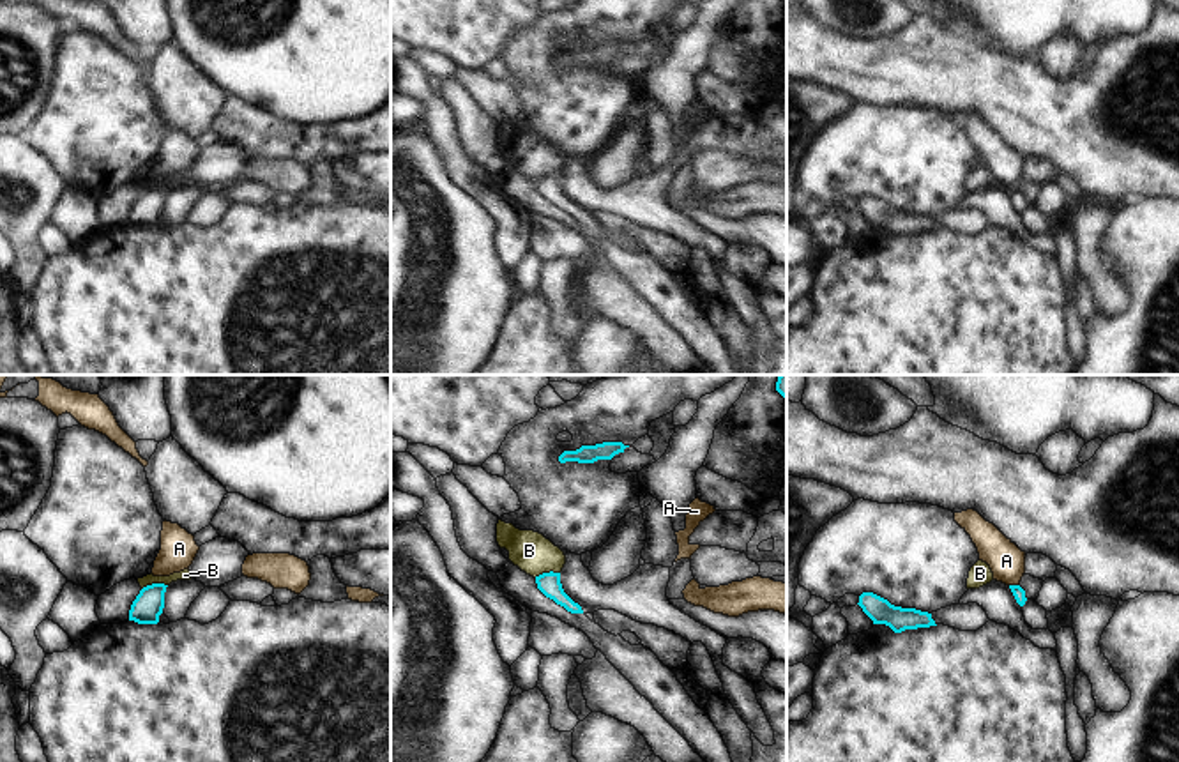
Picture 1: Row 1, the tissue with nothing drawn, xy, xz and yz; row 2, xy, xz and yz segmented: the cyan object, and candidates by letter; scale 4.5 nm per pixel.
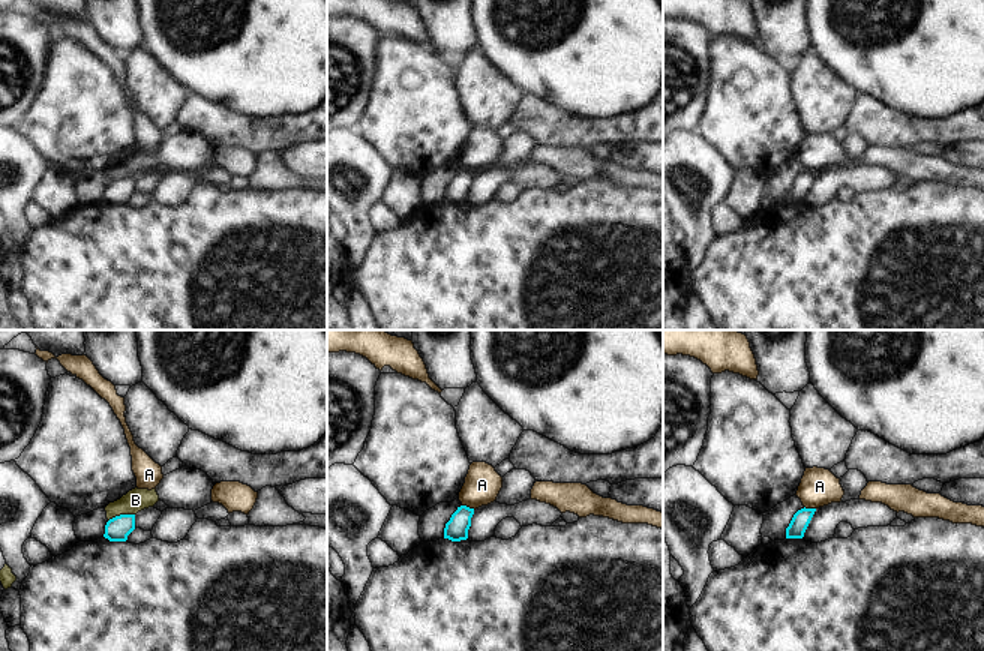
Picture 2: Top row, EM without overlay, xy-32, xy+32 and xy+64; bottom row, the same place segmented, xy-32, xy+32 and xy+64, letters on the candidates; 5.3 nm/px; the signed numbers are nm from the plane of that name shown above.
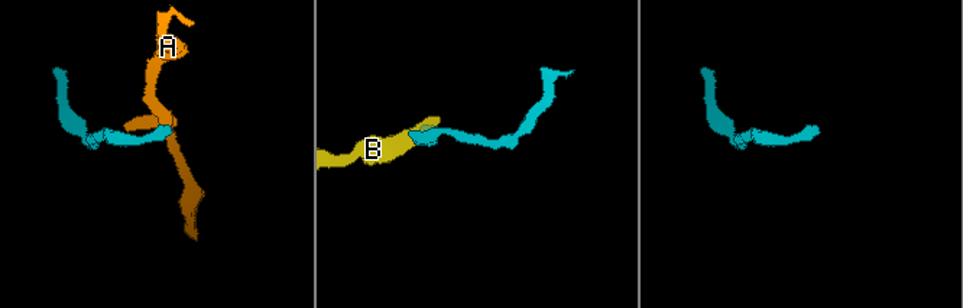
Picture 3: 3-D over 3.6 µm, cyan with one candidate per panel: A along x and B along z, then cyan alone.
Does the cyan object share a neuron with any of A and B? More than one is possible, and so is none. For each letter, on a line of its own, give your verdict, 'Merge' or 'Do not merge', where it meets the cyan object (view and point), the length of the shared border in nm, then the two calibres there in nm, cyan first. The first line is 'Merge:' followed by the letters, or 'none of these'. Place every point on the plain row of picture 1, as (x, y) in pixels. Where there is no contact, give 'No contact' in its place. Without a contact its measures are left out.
Merge: none of these
A: Do not merge. Touches cyan at yz (1015, 190). Shared border 50 nm. Thickness 60 nm (cyan) against 160 nm
B: Do not merge. Touches cyan at xy (154, 188). Shared border 120 nm. Thickness 140 nm (cyan) against 50 nm.

